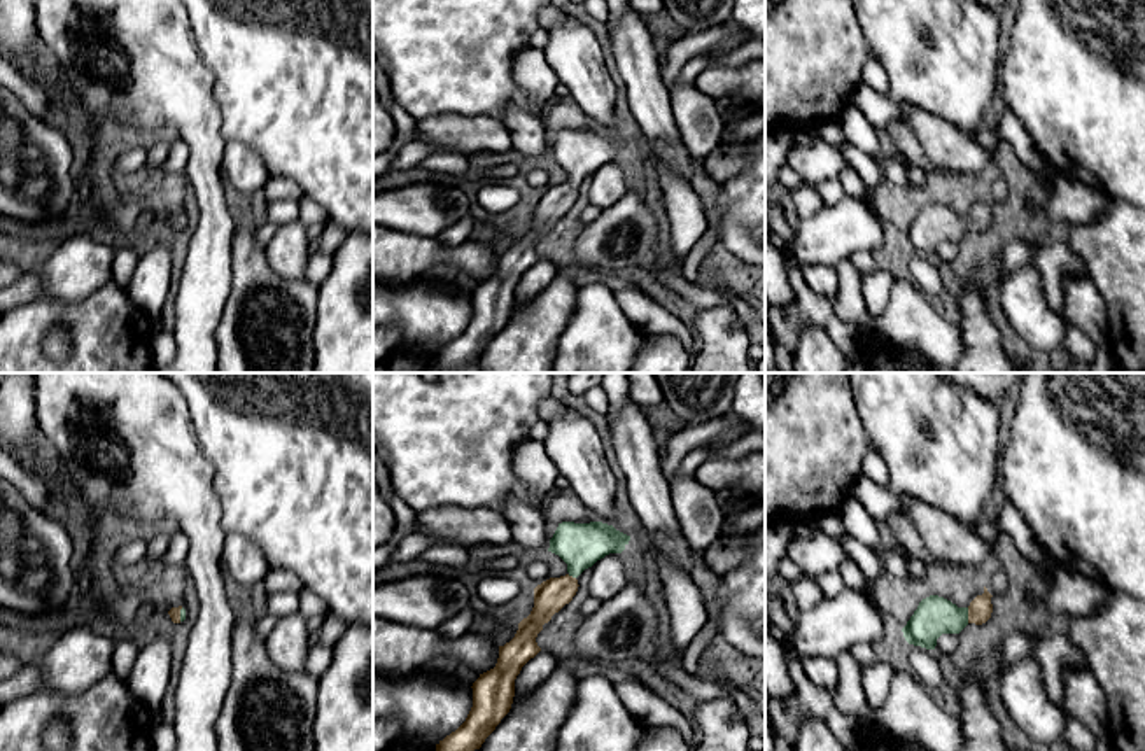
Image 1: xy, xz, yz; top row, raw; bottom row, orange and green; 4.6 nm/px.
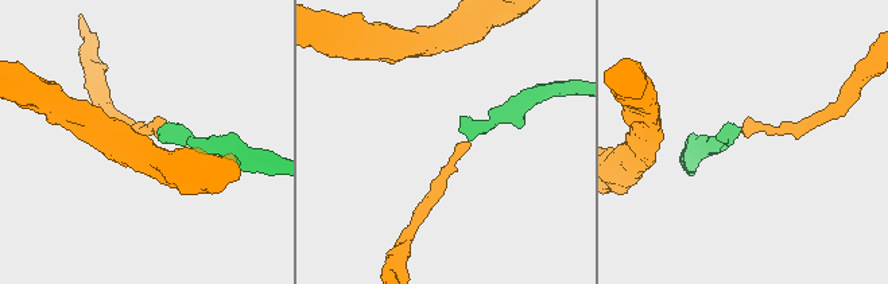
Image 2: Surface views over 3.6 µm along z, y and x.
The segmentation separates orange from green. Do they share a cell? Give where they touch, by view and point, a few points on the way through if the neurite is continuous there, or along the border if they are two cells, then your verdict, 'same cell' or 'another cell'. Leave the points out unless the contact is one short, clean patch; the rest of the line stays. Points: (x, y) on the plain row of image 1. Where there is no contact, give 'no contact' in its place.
yz (969, 223) | across yz (979, 219), (969, 223), (935, 223) | same cell

